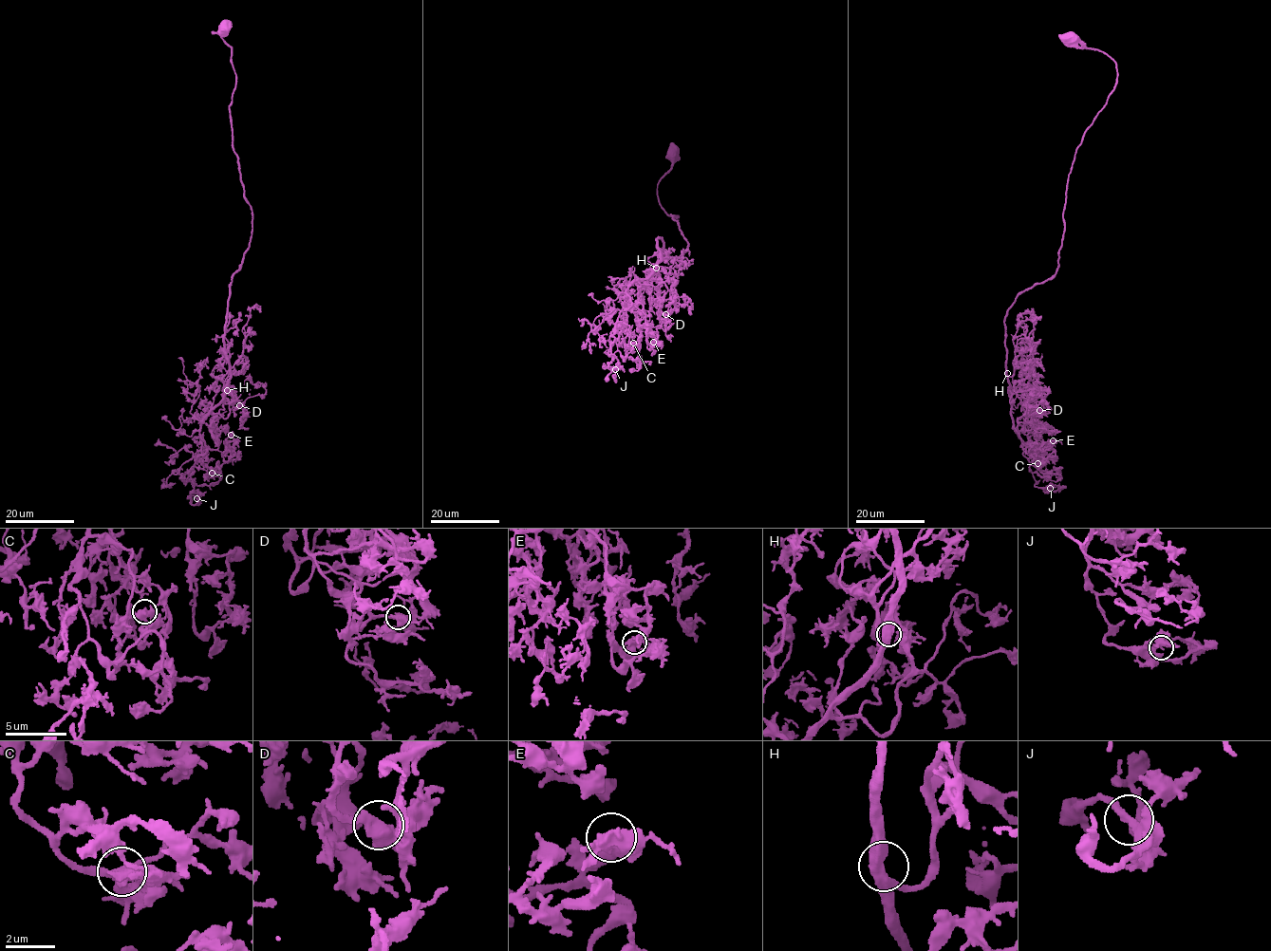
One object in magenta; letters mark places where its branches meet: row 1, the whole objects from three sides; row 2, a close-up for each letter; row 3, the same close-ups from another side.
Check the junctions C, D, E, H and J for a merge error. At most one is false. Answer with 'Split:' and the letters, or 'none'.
Split: none

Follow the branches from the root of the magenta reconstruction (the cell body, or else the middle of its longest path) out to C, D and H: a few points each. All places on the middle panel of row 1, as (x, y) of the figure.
C: (672, 153), (658, 201), (687, 249), (676, 259), (659, 237), (658, 268), (627, 289), (618, 320), (633, 343)
D: (672, 153), (658, 201), (687, 249), (676, 259), (659, 237), (660, 262), (639, 282), (664, 283), (665, 314)
H: (672, 153), (658, 201), (677, 215), (670, 214), (687, 249), (676, 259), (659, 237), (656, 268)

